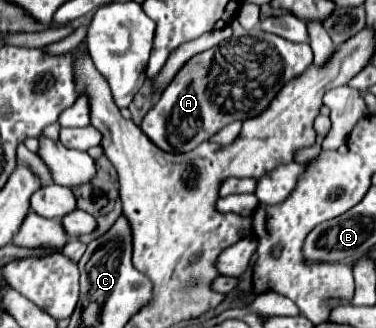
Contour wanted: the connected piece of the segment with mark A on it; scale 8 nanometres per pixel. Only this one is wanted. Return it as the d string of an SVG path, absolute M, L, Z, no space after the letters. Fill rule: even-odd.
M235 27L231 39L195 55L181 67L159 101L143 117L141 129L163 151L191 151L225 125L261 115L281 87L301 75L311 63L313 51L307 43L289 43L259 27L251 31Z

